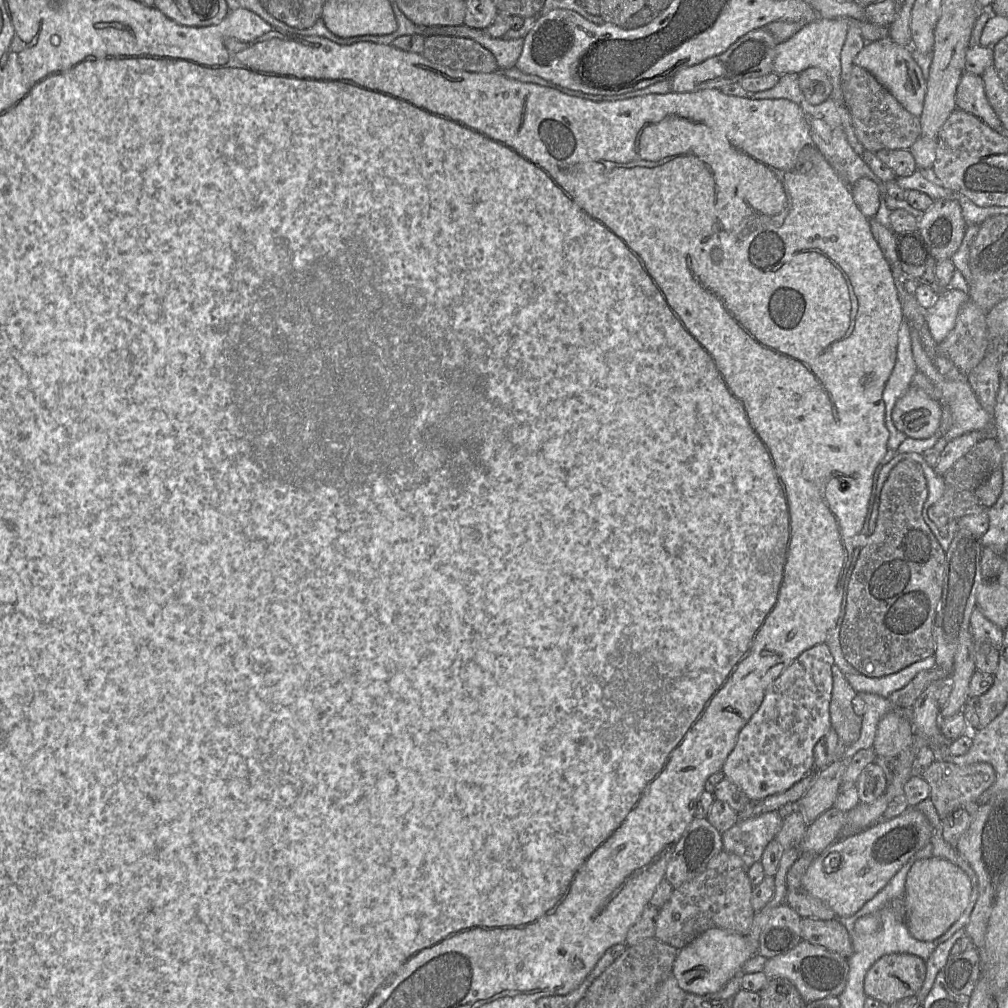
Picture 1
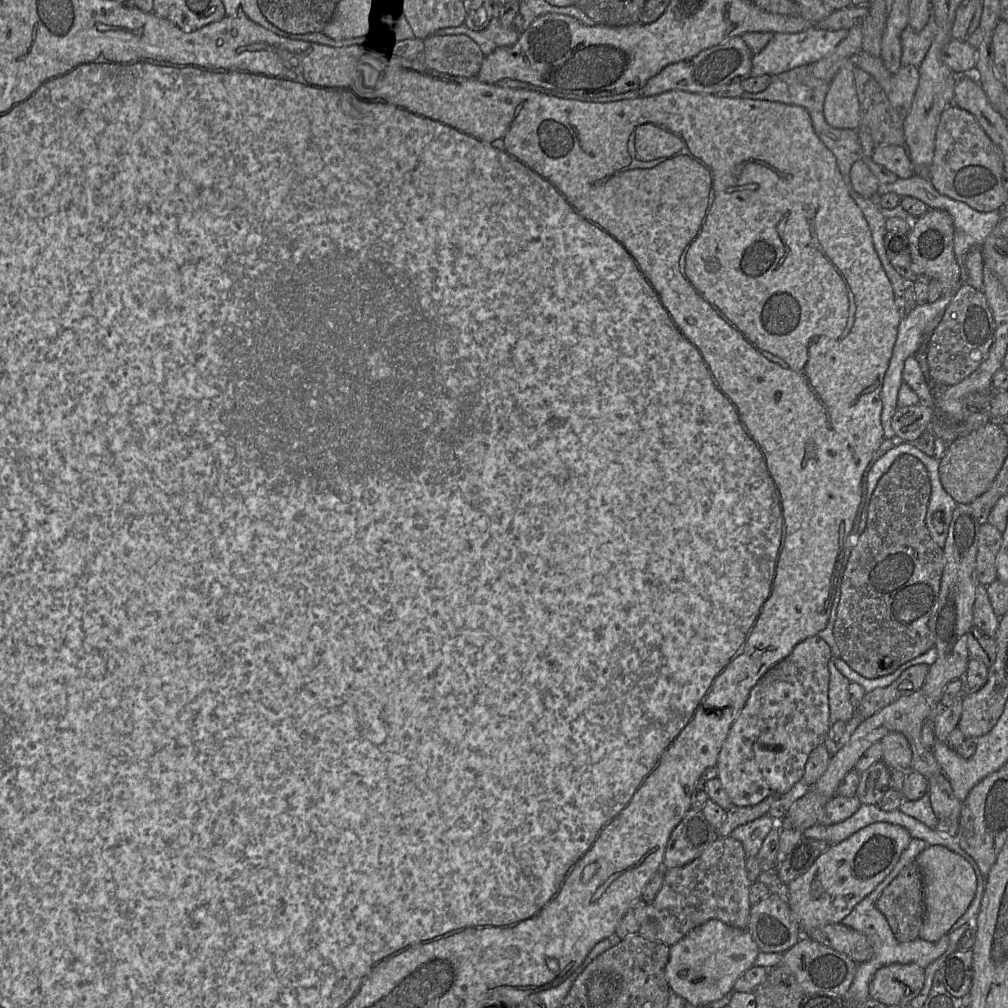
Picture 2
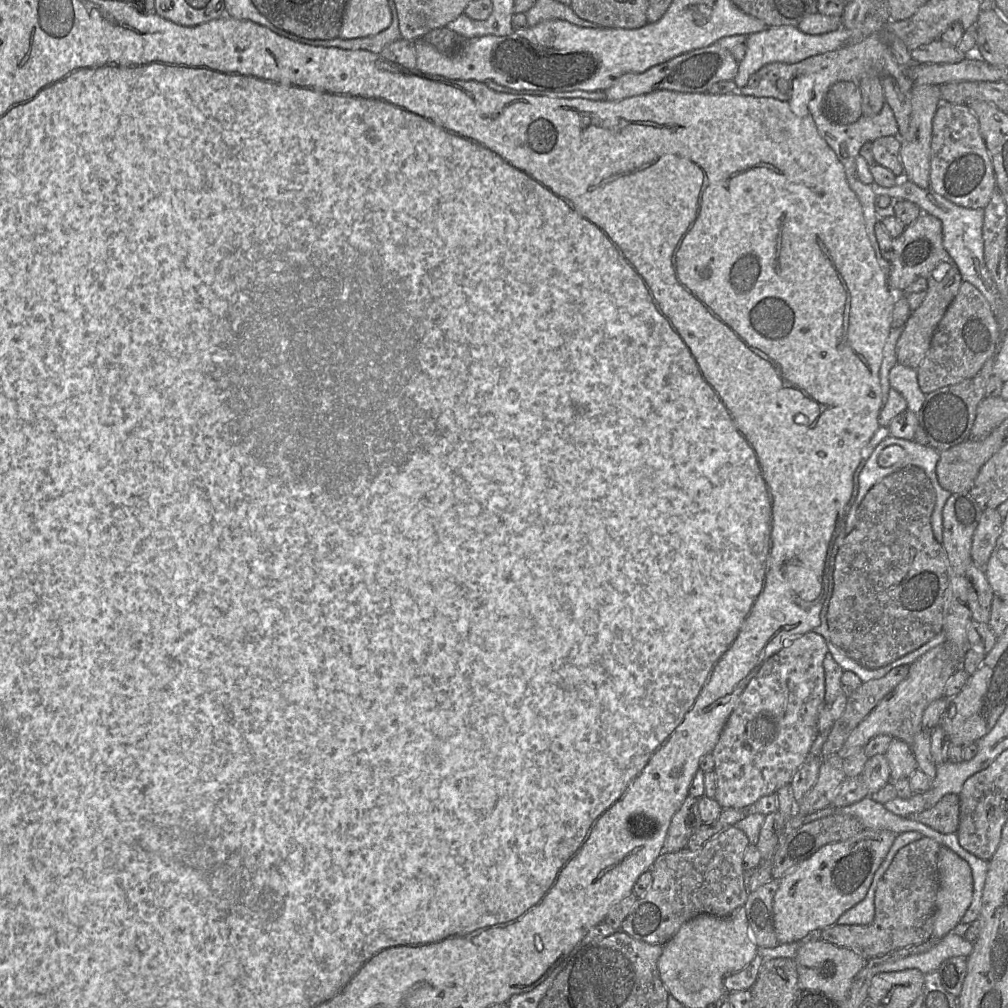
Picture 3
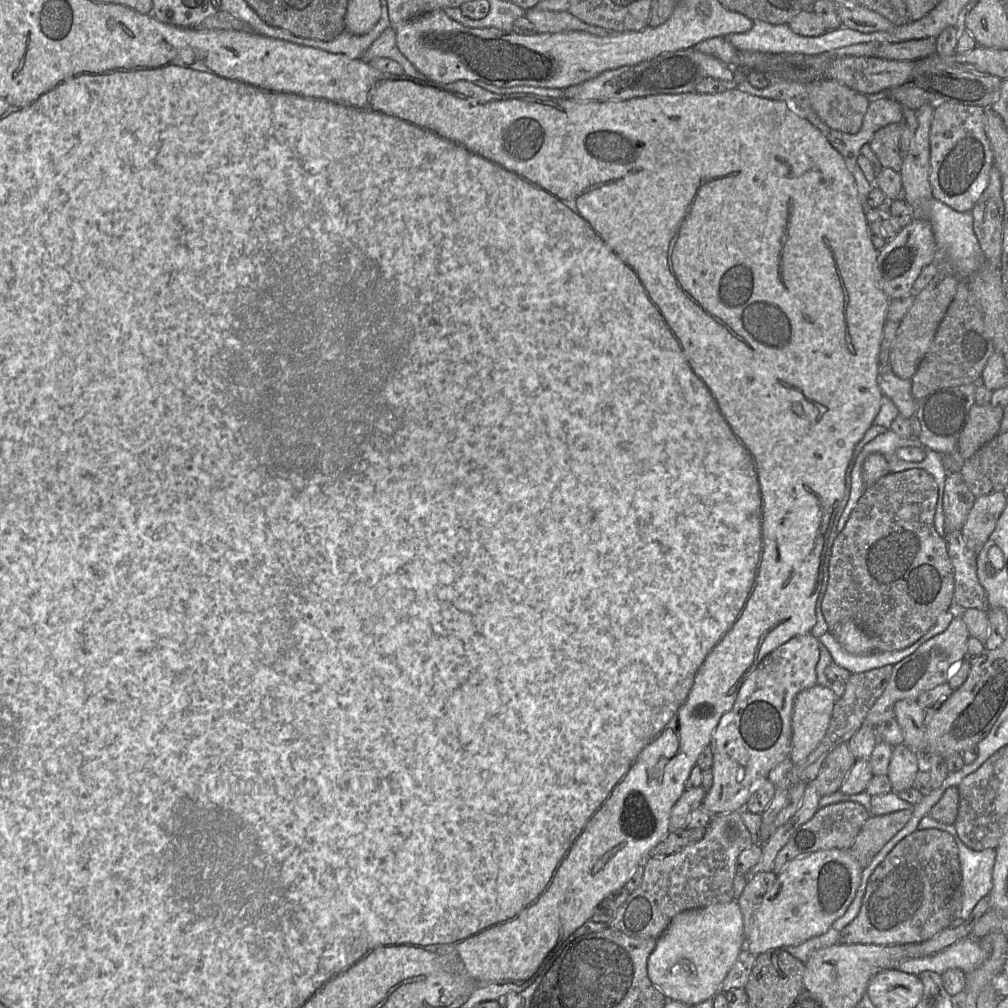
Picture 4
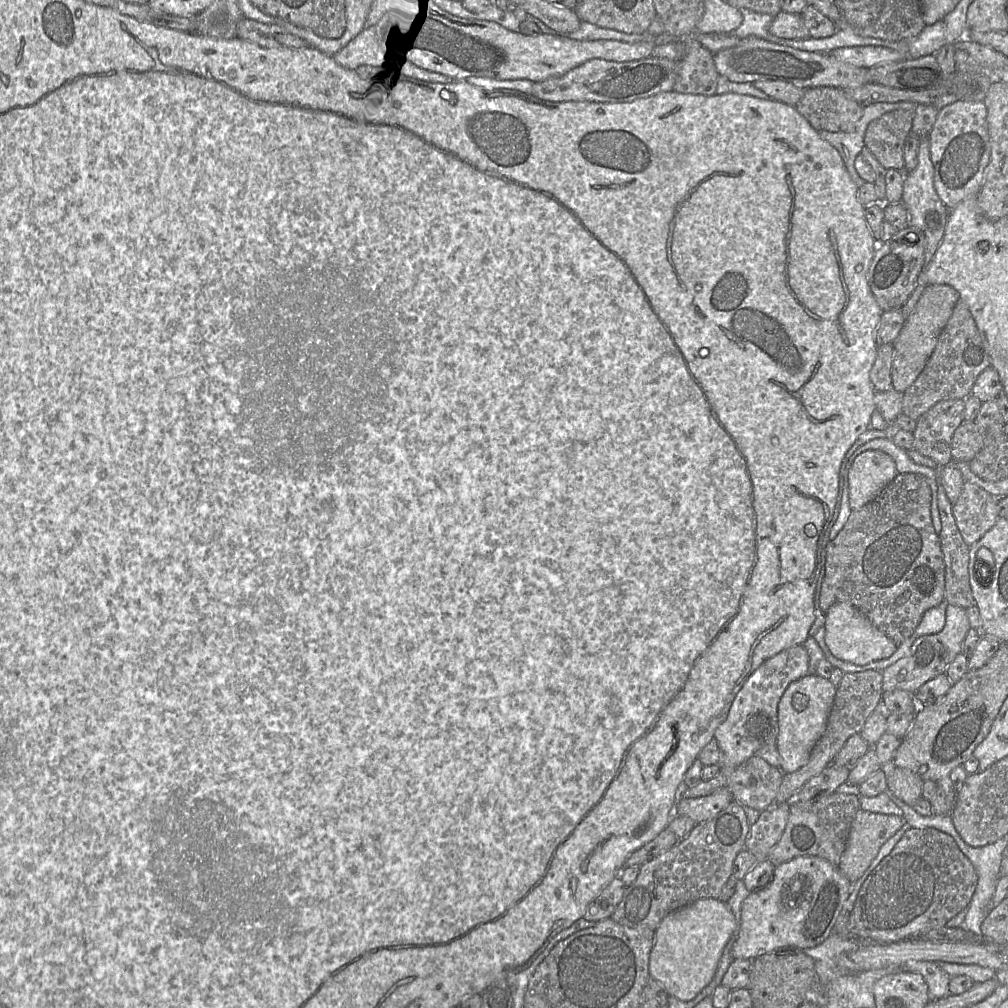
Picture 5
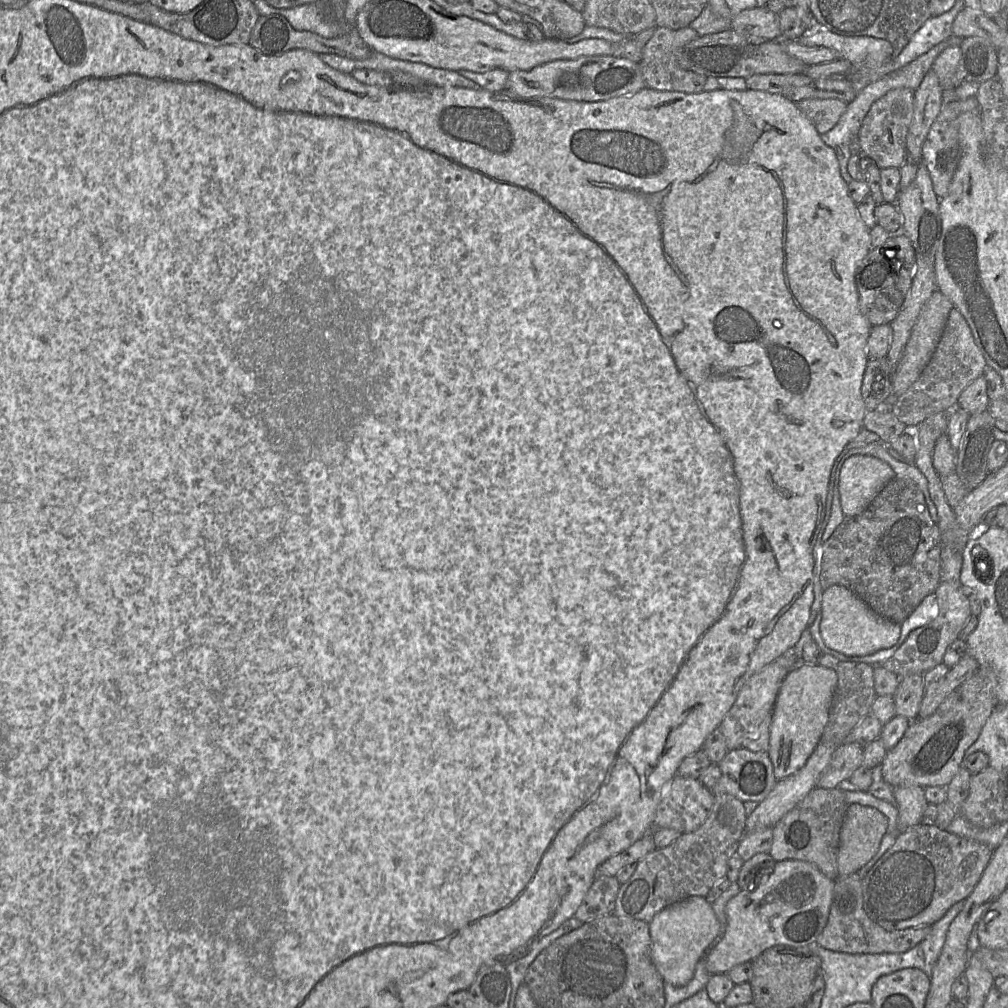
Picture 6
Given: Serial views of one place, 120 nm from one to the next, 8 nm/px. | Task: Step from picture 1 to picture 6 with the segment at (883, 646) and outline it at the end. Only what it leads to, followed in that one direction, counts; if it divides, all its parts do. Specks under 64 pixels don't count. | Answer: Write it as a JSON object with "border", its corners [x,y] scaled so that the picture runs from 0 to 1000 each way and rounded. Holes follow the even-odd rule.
{"border":[[[887,474],[884,476],[863,501],[852,511],[838,514],[837,517],[828,525],[821,536],[813,542],[813,579],[816,584],[825,580],[834,580],[840,582],[851,590],[861,602],[872,612],[895,619],[912,601],[918,592],[927,589],[934,575],[934,535],[933,526],[930,519],[927,519],[923,513],[918,494],[910,481],[902,475]]]}

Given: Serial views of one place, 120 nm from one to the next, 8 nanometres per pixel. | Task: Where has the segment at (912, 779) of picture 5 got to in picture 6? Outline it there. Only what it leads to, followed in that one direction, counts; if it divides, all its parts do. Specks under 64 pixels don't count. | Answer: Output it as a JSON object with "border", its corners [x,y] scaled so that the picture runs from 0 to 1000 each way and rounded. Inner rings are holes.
{"border":[[[895,779],[887,781],[886,788],[891,804],[890,823],[894,826],[915,816],[916,807],[921,799],[917,782],[910,779]]]}

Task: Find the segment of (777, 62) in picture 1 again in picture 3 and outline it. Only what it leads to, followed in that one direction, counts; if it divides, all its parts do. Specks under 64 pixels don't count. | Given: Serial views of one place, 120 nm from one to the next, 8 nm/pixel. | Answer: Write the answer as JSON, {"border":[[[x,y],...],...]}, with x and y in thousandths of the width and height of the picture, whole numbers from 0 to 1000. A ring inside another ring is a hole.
{"border":[[[790,26],[762,27],[754,32],[741,36],[740,53],[738,58],[732,63],[731,73],[727,80],[732,87],[736,87],[741,84],[743,77],[747,73],[762,63],[791,63],[805,56],[832,49],[839,45],[842,39],[843,31],[838,27],[833,27],[830,30],[812,35],[800,34]]]}

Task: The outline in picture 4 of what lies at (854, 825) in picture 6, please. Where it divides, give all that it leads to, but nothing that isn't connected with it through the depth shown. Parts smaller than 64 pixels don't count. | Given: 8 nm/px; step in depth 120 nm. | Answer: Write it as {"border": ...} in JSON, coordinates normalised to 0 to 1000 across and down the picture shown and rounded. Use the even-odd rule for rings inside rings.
{"border":[[[898,803],[862,810],[842,842],[855,861],[859,861],[875,840],[899,818],[905,806]]]}

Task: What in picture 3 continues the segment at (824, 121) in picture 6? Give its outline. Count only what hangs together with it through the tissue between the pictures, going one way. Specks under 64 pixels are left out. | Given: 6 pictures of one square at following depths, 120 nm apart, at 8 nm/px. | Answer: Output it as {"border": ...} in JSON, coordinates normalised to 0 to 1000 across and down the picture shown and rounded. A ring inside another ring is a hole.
{"border":[[[830,81],[818,95],[818,111],[827,122],[841,124],[855,115],[855,95],[851,81]]]}

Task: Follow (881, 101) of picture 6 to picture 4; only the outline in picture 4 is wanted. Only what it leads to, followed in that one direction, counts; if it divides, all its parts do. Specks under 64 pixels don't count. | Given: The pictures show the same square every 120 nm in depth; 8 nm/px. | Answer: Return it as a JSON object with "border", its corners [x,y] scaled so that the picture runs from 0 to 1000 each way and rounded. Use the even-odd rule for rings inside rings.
{"border":[[[894,122],[881,123],[867,132],[862,143],[876,167],[885,167],[889,171],[894,170],[896,165],[896,156],[893,147],[894,135]]]}

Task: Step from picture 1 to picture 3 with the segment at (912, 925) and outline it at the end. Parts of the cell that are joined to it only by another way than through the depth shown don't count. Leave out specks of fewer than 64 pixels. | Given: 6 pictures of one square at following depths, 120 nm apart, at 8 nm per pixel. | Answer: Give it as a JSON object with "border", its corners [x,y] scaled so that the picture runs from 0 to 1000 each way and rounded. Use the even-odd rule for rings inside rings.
{"border":[[[938,839],[930,850],[932,882],[929,888],[929,908],[925,932],[933,933],[952,916],[965,886],[965,871],[961,857]]]}

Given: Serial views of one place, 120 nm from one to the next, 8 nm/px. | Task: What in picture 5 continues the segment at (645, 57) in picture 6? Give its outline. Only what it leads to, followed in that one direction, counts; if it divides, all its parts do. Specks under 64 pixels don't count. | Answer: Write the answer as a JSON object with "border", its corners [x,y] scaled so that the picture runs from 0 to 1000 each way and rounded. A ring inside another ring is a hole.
{"border":[[[682,38],[682,54],[673,61],[673,74],[668,89],[678,93],[710,93],[713,73],[707,61],[707,53],[690,39]]]}

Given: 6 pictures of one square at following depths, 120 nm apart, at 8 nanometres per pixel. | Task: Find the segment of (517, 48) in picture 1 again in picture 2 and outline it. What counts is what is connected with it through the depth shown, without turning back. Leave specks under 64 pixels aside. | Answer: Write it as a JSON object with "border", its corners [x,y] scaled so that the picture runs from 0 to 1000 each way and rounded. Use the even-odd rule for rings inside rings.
{"border":[[[489,5],[489,17],[485,25],[477,31],[469,31],[461,24],[455,27],[435,29],[428,35],[462,35],[476,48],[480,56],[487,54],[493,48],[510,45],[515,32],[509,28],[500,28],[496,23],[496,9],[499,6]]]}

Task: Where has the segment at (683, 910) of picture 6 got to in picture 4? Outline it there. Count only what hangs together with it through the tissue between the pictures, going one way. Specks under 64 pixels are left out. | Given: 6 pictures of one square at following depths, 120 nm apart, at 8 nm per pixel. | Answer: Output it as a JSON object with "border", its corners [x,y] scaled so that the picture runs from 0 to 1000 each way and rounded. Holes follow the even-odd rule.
{"border":[[[731,894],[679,904],[653,931],[643,953],[643,967],[661,991],[690,997],[707,990],[739,941],[737,908]]]}

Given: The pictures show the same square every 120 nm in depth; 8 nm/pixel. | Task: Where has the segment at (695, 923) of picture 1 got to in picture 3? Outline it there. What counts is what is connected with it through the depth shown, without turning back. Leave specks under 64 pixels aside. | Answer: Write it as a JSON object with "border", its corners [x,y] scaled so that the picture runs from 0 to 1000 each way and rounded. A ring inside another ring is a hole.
{"border":[[[729,819],[712,826],[693,841],[679,841],[672,845],[656,846],[646,860],[647,877],[642,886],[631,893],[616,922],[625,929],[646,937],[659,938],[681,915],[694,907],[721,910],[737,900],[742,885],[738,878],[736,859],[738,845],[743,838],[740,827]]]}

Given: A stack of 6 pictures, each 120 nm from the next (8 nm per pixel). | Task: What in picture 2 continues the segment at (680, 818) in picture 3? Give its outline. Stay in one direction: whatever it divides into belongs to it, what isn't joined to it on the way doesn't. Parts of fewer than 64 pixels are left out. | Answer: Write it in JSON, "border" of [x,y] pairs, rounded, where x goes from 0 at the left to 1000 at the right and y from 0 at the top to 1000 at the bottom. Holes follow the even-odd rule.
{"border":[[[686,801],[665,827],[659,845],[658,862],[687,855],[712,831],[696,804]]]}

